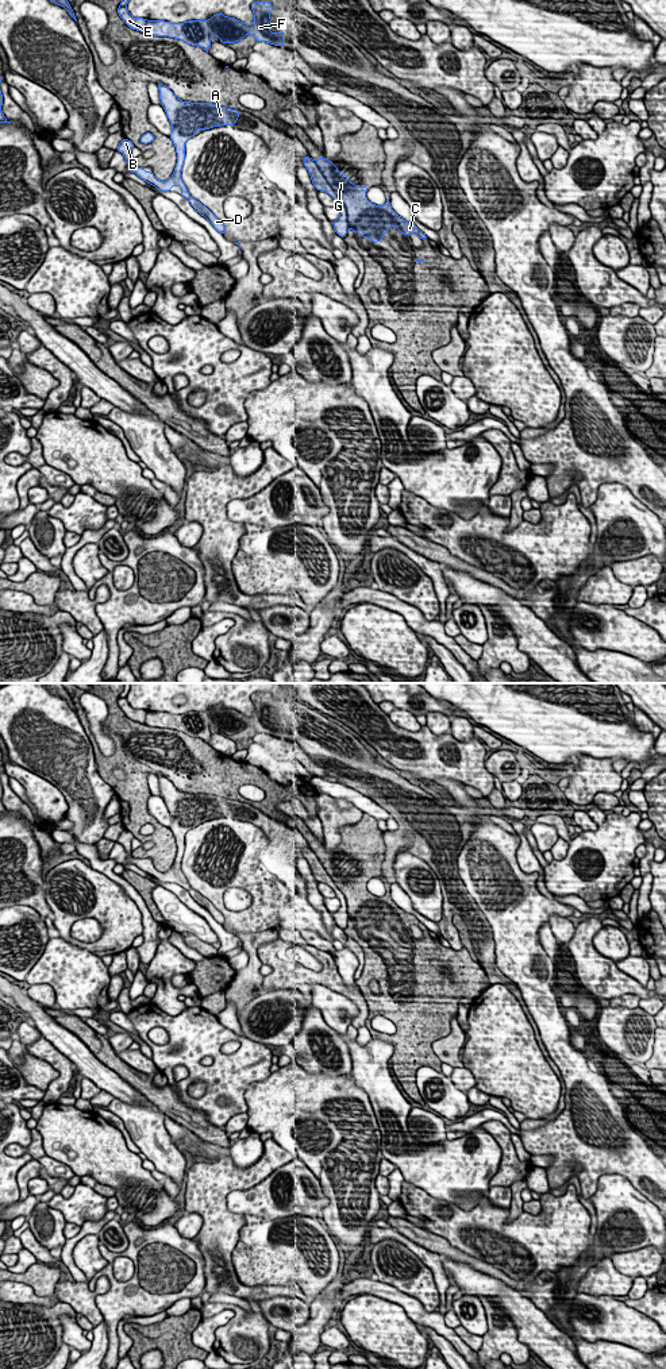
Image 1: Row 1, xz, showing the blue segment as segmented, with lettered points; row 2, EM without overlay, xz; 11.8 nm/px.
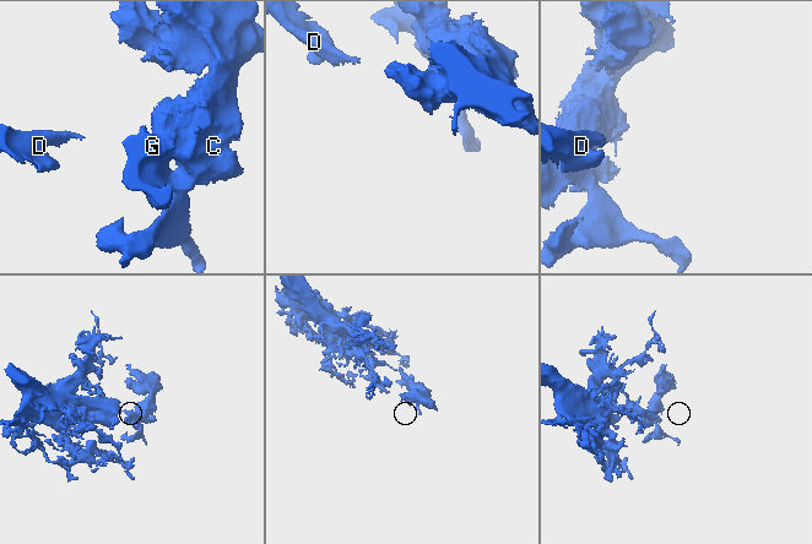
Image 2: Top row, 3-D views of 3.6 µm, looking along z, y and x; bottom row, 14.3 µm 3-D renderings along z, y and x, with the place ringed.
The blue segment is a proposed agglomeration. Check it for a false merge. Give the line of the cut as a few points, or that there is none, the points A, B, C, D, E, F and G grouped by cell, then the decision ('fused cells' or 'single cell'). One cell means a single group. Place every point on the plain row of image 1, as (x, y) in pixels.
cut in xz along (312, 851), (342, 893), (349, 917); A B D E F / C G; fused cells

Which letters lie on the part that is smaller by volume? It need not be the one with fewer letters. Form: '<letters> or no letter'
C, G

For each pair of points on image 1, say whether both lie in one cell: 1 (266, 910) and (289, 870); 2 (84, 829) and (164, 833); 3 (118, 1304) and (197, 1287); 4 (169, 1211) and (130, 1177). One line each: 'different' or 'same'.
1: different
2: different
3: same
4: same

